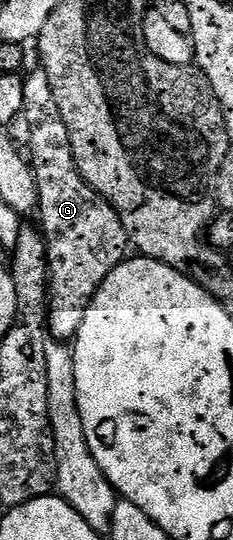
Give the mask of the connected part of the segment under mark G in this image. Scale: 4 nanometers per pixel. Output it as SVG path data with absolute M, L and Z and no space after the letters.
M41 66L36 67L36 72L26 73L21 115L29 120L32 130L25 148L29 153L29 163L37 182L39 195L37 217L39 216L40 220L38 223L41 225L43 239L47 242L47 274L51 298L49 332L60 342L71 342L81 330L81 322L85 322L85 310L89 310L89 306L95 301L97 290L103 285L105 278L113 274L115 267L123 263L128 255L127 231L125 226L121 226L117 210L113 210L113 206L105 202L105 198L101 198L97 190L89 187L85 178L81 178L69 142L69 130L65 130L65 118L61 118L61 110L57 110L57 98L53 98L47 71Z

